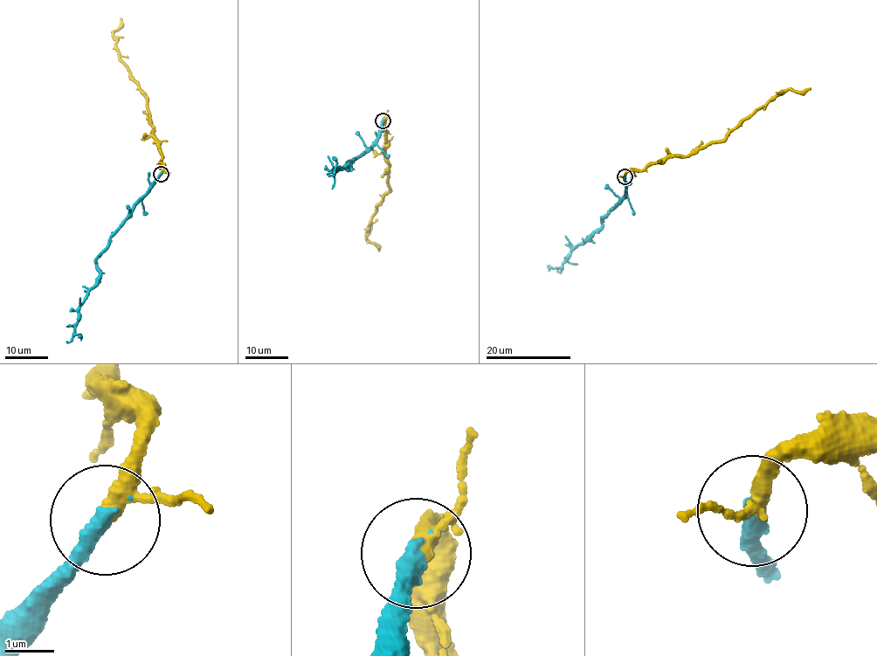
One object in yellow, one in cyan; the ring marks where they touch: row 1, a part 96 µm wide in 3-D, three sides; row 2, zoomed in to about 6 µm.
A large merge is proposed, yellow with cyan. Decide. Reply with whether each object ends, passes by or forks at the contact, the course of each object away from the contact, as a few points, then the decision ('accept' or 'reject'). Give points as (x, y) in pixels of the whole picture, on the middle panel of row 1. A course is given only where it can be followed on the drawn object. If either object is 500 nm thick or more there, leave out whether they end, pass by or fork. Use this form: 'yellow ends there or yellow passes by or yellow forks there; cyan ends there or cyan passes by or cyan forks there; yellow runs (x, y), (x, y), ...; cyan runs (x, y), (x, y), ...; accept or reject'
yellow forks there; cyan ends there; yellow runs (382, 120), (384, 119), (390, 189), (371, 217), (367, 239), (377, 250); cyan runs (383, 120), (380, 136), (375, 144), (348, 162), (347, 169), (349, 164), (334, 172), (337, 161), (333, 156); accept

